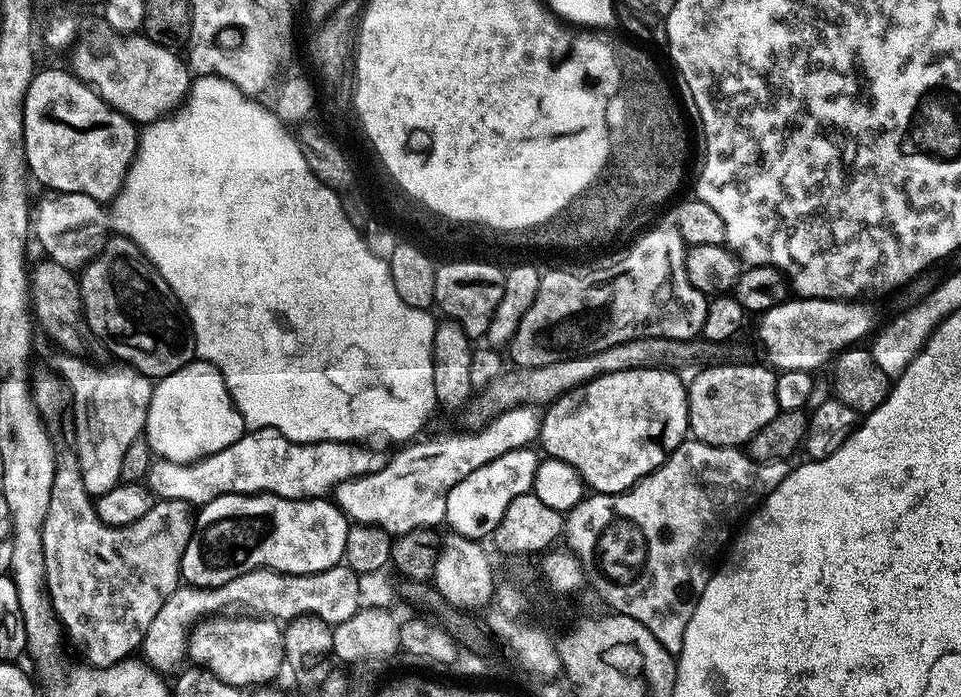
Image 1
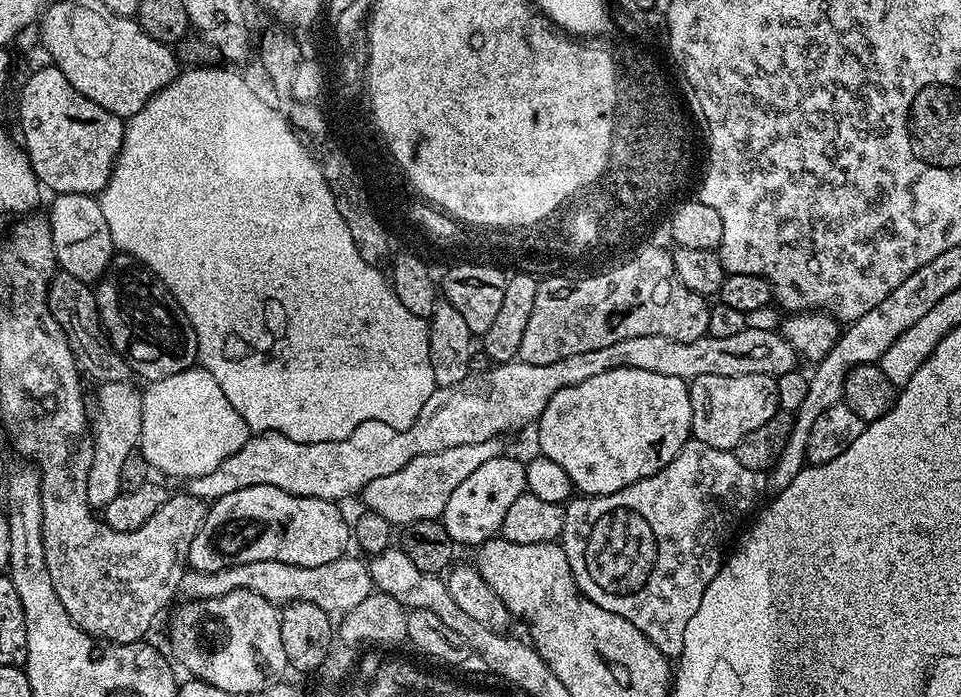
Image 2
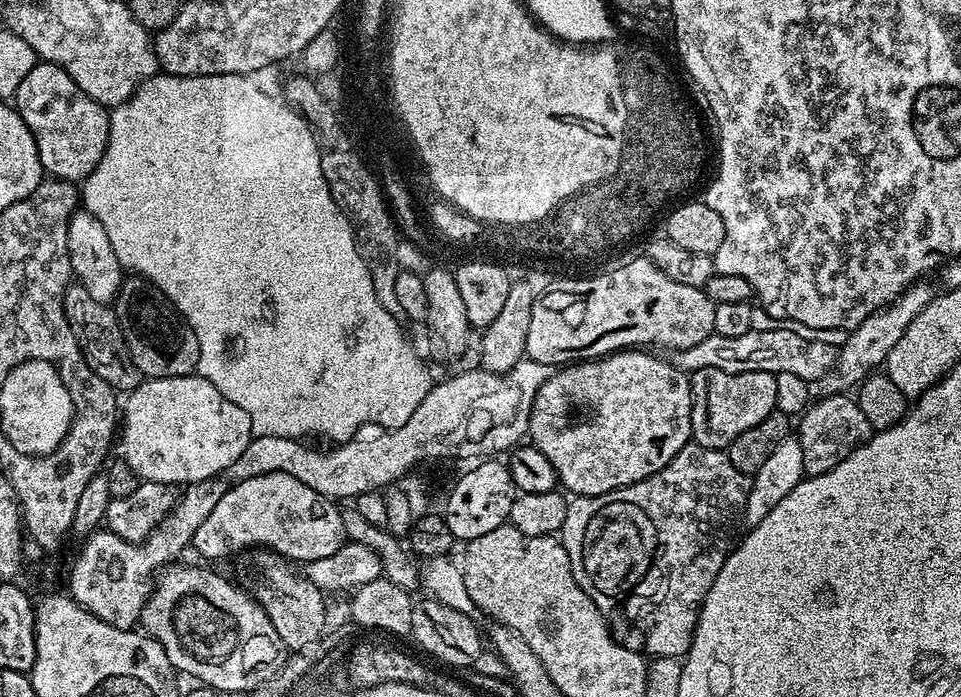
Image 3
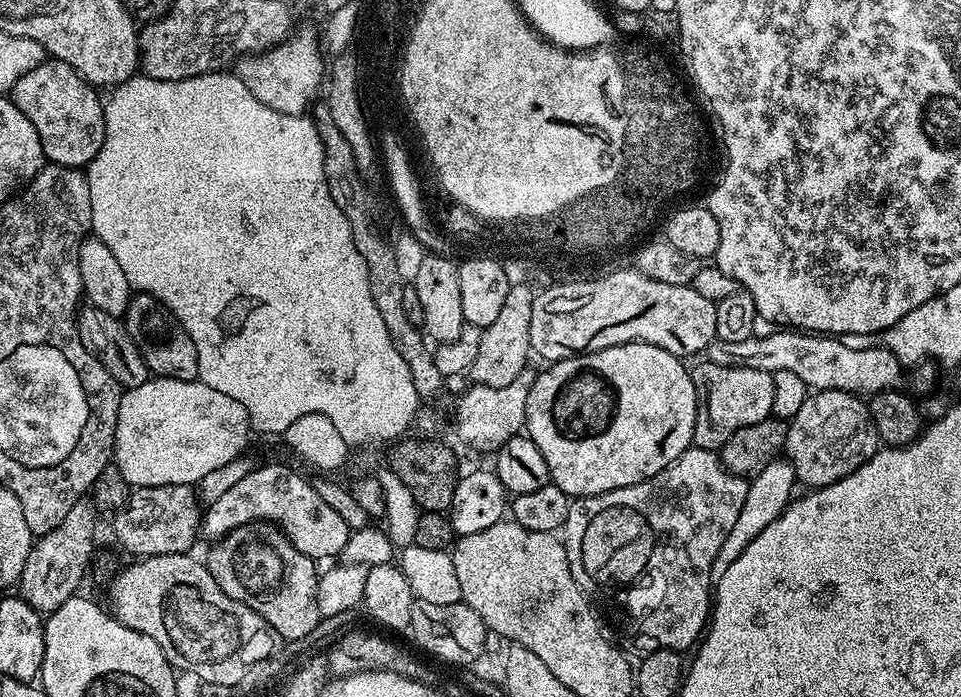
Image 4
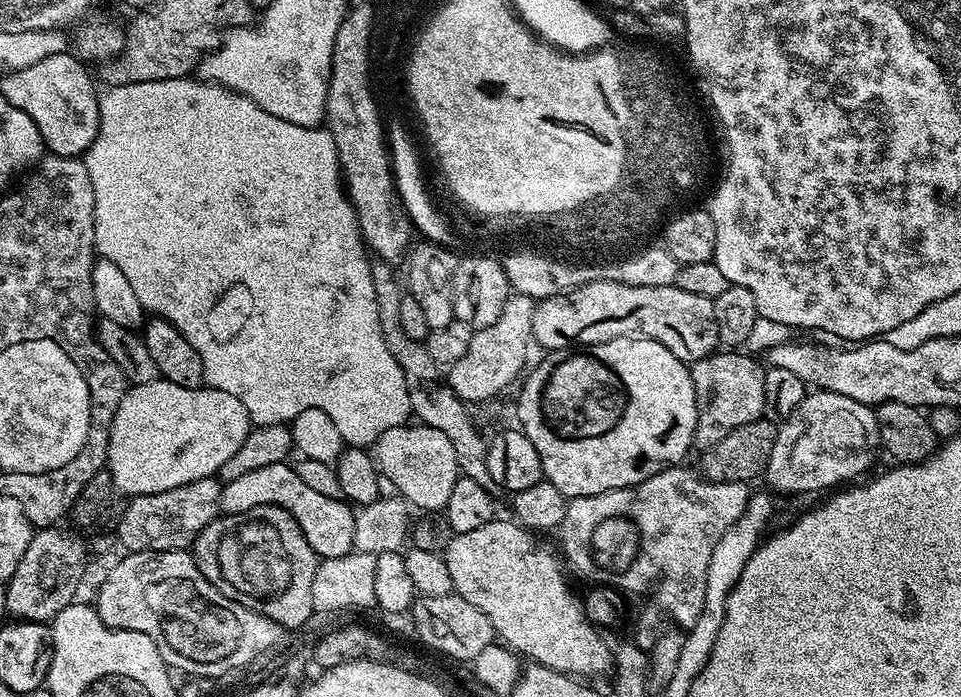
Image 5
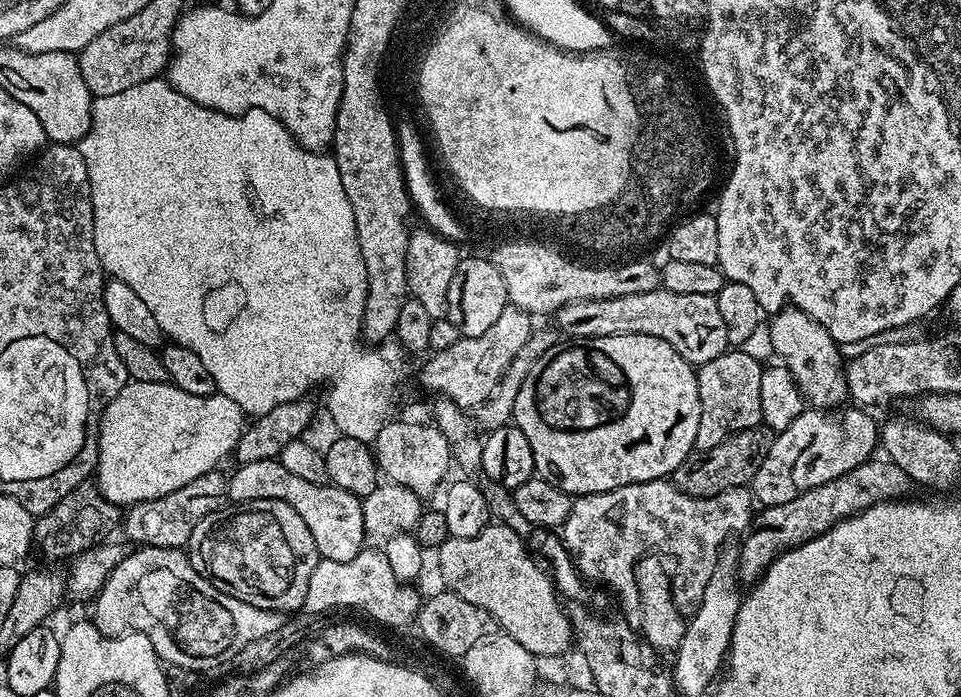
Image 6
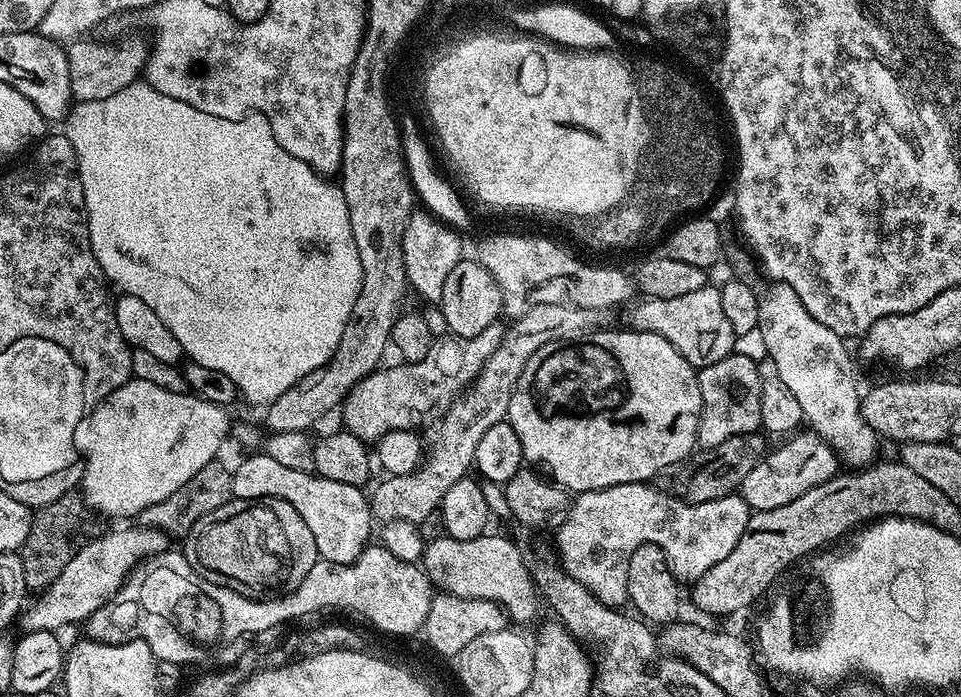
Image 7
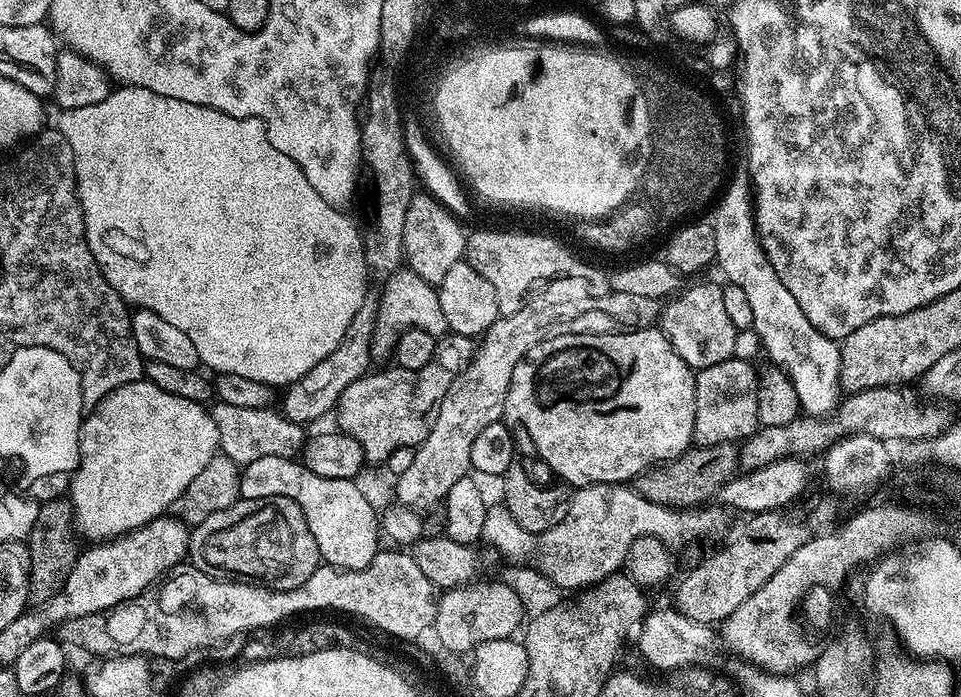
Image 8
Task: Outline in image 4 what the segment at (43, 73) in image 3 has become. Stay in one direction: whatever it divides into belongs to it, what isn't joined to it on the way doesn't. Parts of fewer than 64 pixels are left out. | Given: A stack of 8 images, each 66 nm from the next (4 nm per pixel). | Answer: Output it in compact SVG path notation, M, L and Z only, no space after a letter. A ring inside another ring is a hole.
M55 58L45 59L30 74L18 78L10 93L18 110L34 122L38 138L42 138L45 161L78 169L95 160L98 150L104 146L104 104L100 96L69 64Z

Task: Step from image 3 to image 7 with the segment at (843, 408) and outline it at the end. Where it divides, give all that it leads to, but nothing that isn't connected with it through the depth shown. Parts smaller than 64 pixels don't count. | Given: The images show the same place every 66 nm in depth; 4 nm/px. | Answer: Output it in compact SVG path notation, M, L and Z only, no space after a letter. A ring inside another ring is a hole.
M811 430L797 431L781 444L784 444L781 448L773 447L765 454L740 484L738 494L753 512L786 506L794 502L794 498L802 498L806 490L814 490L814 486L826 482L838 472L836 449L823 436Z

